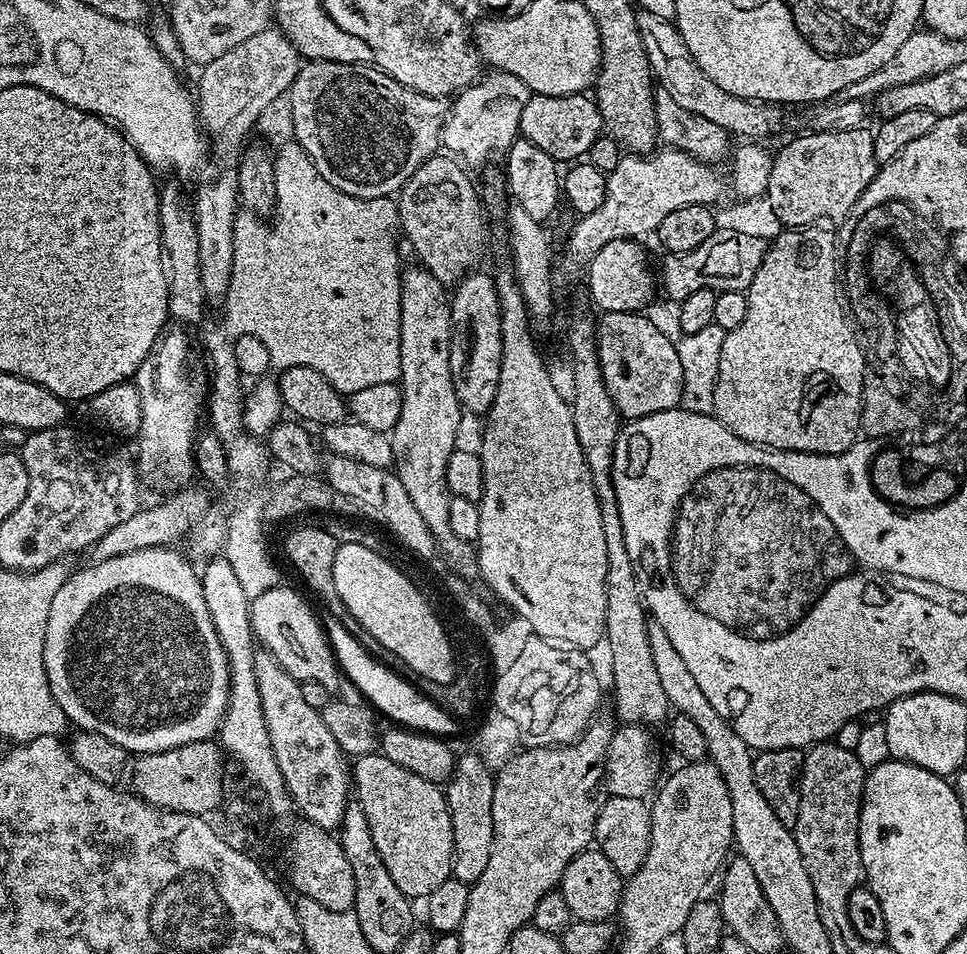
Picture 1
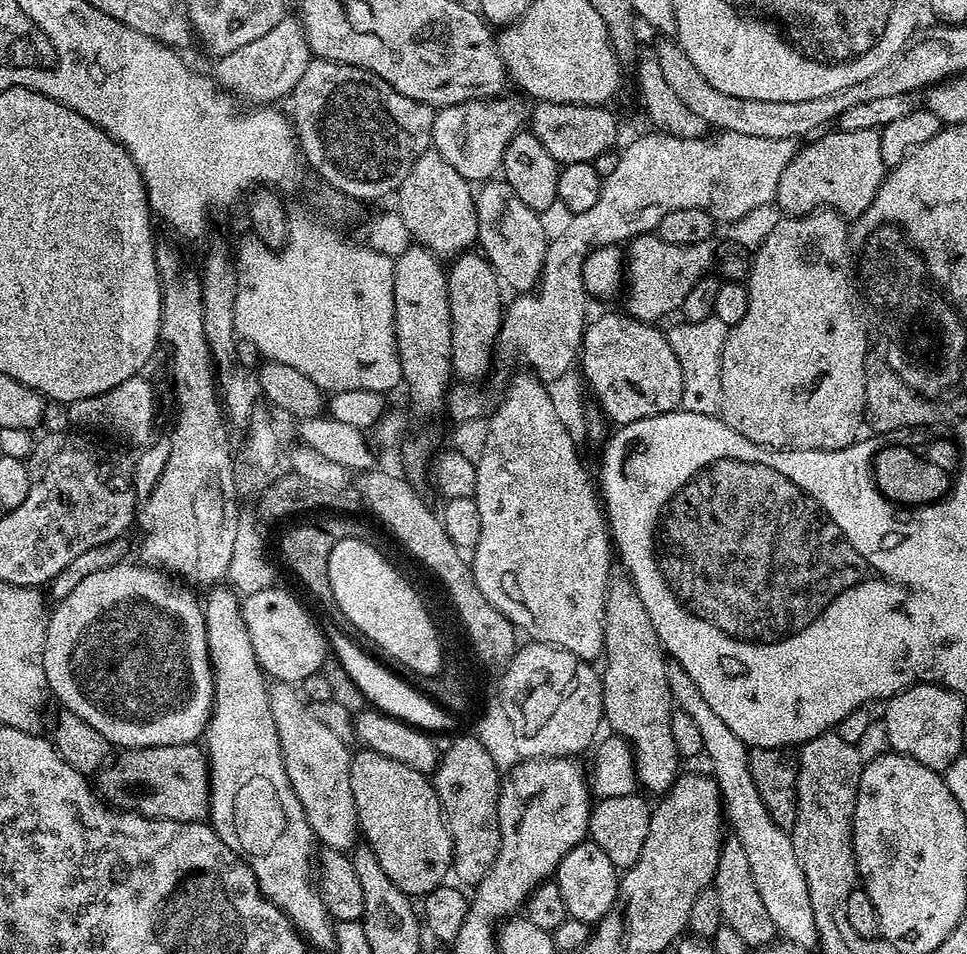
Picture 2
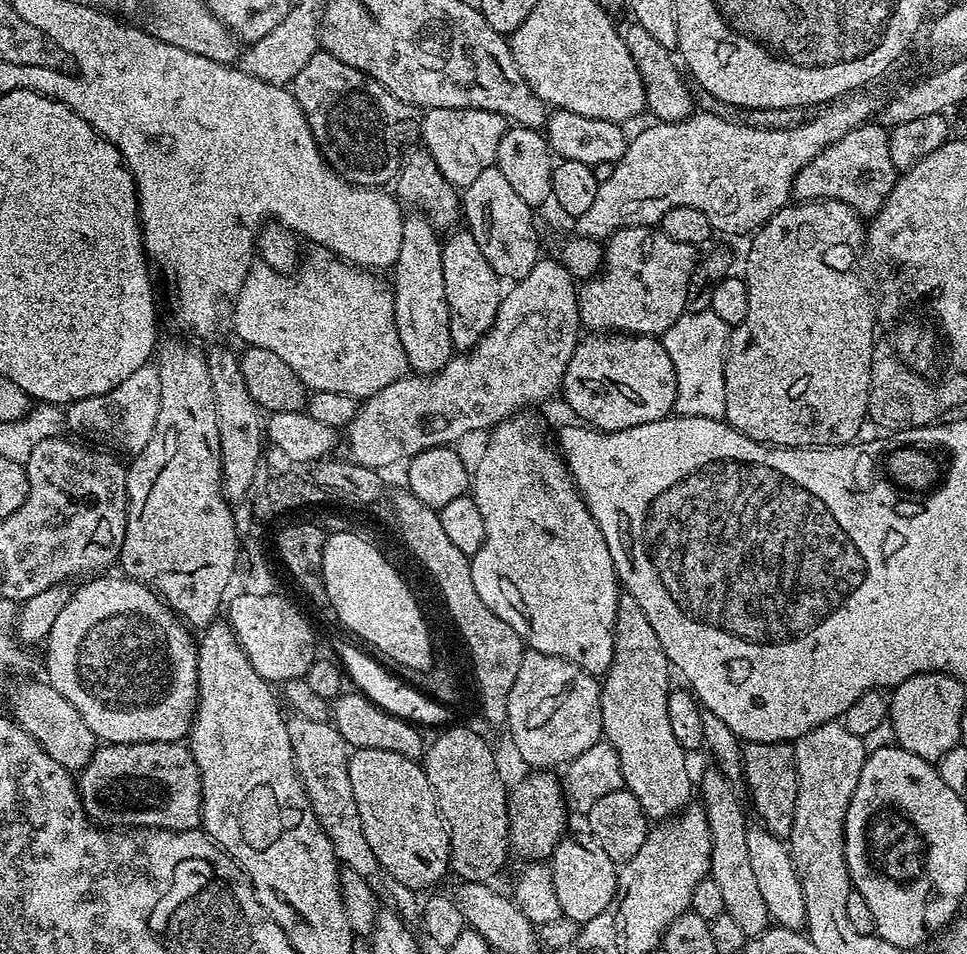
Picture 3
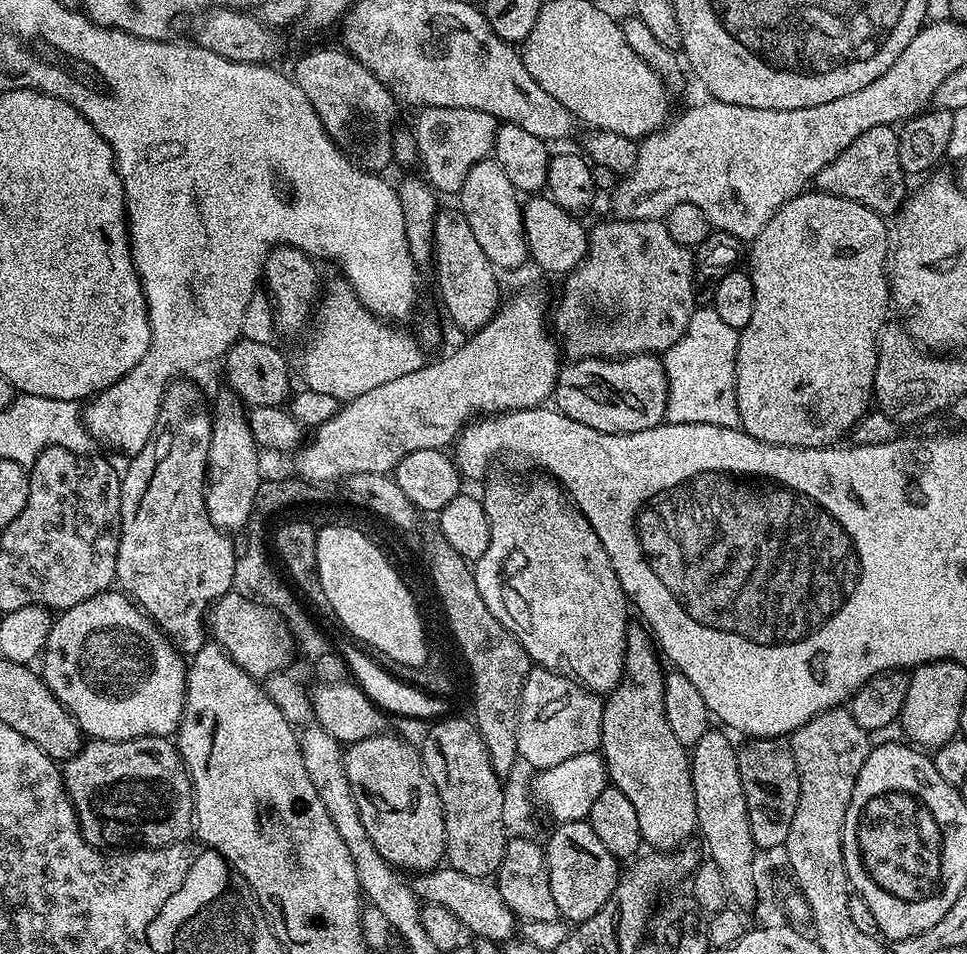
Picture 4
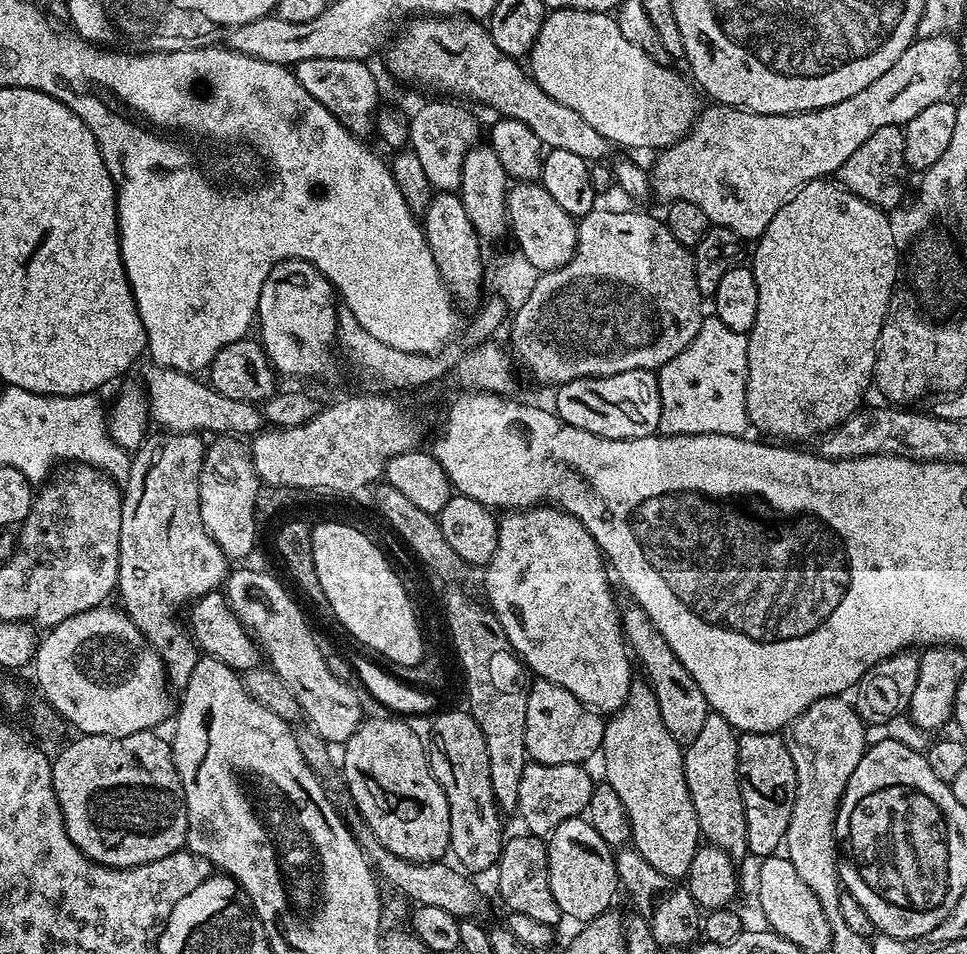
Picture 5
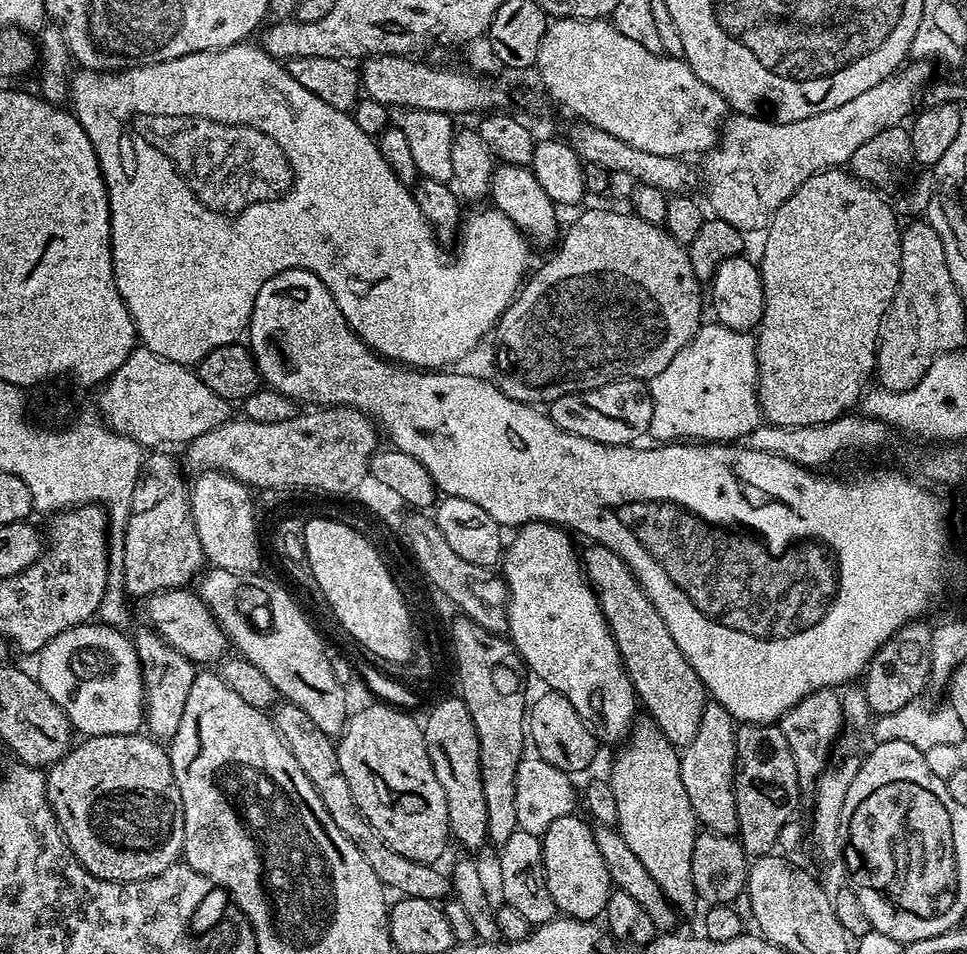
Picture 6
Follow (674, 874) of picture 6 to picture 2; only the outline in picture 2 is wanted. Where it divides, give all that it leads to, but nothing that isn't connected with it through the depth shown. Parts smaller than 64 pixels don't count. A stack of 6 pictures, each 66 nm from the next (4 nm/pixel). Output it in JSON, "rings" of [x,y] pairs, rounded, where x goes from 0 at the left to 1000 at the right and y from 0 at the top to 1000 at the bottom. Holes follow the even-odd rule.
{"rings":[[[634,590],[627,610],[627,635],[625,636],[625,682],[623,684],[623,716],[625,718],[625,755],[636,770],[642,771],[654,784],[655,799],[658,801],[658,817],[667,831],[686,832],[704,812],[705,795],[697,782],[697,774],[693,769],[693,757],[697,745],[697,737],[690,713],[692,691],[687,678],[683,676],[680,665],[676,660],[676,652],[672,652],[672,644],[668,644],[668,635],[664,635],[664,627],[660,623],[660,614],[645,599],[645,592]]]}

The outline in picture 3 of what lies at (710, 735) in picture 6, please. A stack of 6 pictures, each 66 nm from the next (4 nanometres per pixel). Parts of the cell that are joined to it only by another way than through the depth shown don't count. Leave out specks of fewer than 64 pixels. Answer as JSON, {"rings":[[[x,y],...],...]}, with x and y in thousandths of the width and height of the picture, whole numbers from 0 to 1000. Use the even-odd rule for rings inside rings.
{"rings":[[[735,803],[722,818],[722,834],[728,844],[728,852],[734,866],[736,879],[736,909],[734,920],[743,925],[749,955],[766,975],[771,975],[775,983],[788,980],[796,972],[796,961],[792,945],[784,934],[784,923],[780,921],[780,911],[776,908],[776,890],[771,887],[771,874],[776,861],[769,856],[769,847],[765,844],[765,834],[761,831],[762,823],[754,818],[744,804]]]}

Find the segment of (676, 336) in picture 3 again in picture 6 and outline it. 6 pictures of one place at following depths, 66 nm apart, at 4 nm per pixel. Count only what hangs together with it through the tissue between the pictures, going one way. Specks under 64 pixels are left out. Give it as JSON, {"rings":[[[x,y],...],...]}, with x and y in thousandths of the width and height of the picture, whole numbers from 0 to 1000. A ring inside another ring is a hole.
{"rings":[[[730,338],[718,354],[693,377],[692,384],[671,399],[674,419],[671,458],[679,464],[727,461],[756,464],[770,460],[788,442],[783,420],[782,355],[775,348],[755,346],[739,338]]]}

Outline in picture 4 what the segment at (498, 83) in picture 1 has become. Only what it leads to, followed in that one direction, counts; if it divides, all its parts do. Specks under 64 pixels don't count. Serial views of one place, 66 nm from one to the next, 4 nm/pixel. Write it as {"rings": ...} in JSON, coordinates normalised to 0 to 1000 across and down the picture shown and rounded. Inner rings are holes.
{"rings":[[[441,113],[433,122],[428,146],[433,171],[438,171],[437,183],[452,202],[475,202],[485,178],[509,164],[515,128],[498,115],[481,113]]]}

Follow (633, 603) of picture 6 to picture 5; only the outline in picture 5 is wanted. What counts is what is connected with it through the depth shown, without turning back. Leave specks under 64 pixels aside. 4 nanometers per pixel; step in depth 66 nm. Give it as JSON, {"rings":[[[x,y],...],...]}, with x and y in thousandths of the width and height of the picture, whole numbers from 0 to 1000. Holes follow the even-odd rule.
{"rings":[[[649,635],[644,638],[643,653],[645,656],[645,670],[649,673],[653,687],[657,695],[666,699],[665,708],[673,717],[676,727],[680,732],[680,744],[685,744],[685,757],[689,757],[689,765],[697,769],[697,774],[704,782],[709,782],[722,774],[722,768],[726,766],[726,761],[730,758],[730,753],[734,745],[730,736],[730,727],[726,727],[722,715],[714,711],[709,703],[709,698],[701,694],[697,681],[689,677],[689,669],[680,665],[676,652],[668,644],[668,639],[657,635]]]}

